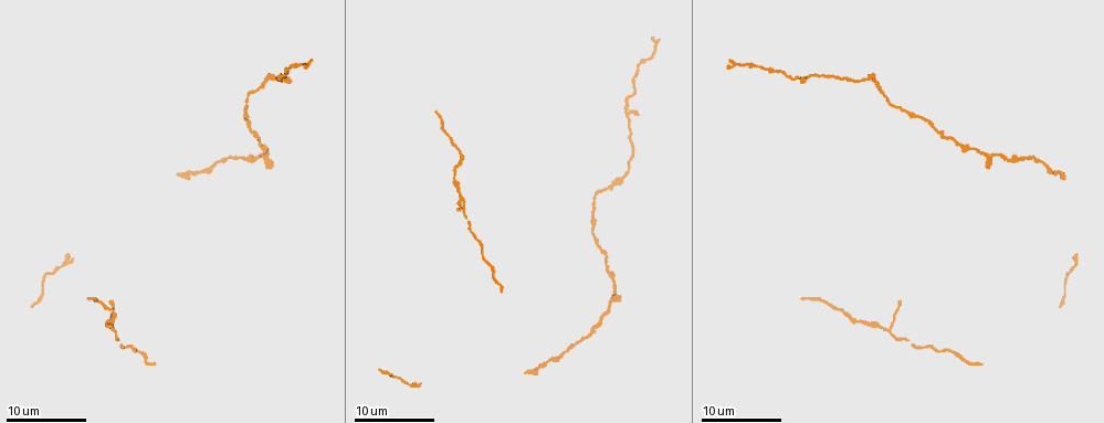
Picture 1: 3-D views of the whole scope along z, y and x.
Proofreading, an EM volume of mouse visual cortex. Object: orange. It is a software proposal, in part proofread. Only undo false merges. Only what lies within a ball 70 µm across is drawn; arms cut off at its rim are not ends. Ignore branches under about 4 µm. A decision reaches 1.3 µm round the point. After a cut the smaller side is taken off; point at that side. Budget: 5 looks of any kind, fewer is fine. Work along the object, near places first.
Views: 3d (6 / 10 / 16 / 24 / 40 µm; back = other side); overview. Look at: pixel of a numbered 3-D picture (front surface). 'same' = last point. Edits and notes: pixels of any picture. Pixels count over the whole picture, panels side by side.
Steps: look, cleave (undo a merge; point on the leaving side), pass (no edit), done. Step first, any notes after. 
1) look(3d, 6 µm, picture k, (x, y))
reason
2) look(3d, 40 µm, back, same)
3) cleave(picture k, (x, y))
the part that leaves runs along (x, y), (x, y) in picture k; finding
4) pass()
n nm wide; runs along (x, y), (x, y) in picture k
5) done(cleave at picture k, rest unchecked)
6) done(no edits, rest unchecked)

look(3d, 16 µm, picture 1, (875, 85))
sudden change in width

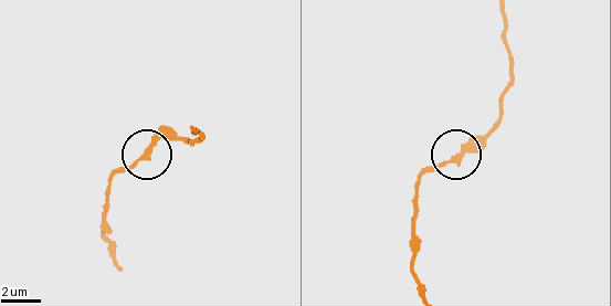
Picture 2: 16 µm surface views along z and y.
pass()
runs along (120, 265), (103, 236), (107, 186), (160, 141), (178, 136) in picture 2; all the same neuron

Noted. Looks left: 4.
look(3d, 6 µm, picture 1, (789, 75))
calibre changes

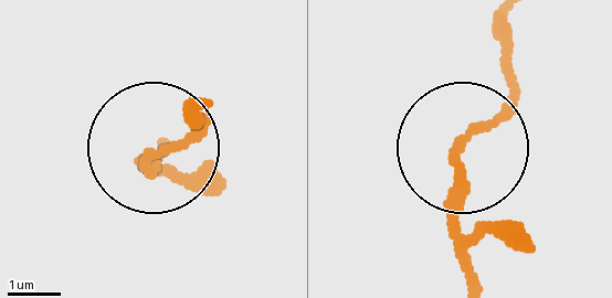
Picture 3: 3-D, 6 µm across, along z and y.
look(3d, 6 µm, back, picture 3, (456, 156))

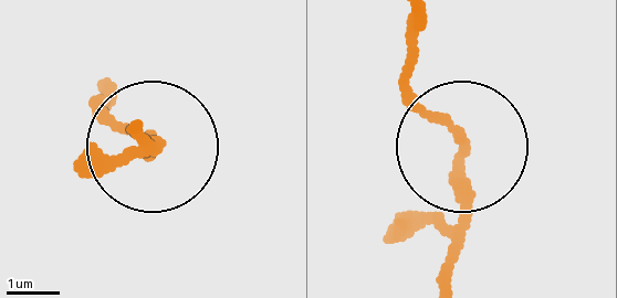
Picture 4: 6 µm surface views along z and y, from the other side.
pass()
runs along (439, 283), (466, 165), (417, 98), (412, 63) in picture 4; one neuron here

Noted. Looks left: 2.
look(3d, 16 µm, picture 1, (961, 143))
thick turns thin

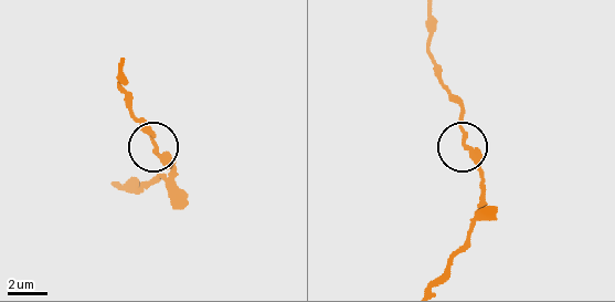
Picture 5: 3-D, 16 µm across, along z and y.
look(3d, 6 µm, picture 5, (464, 143))

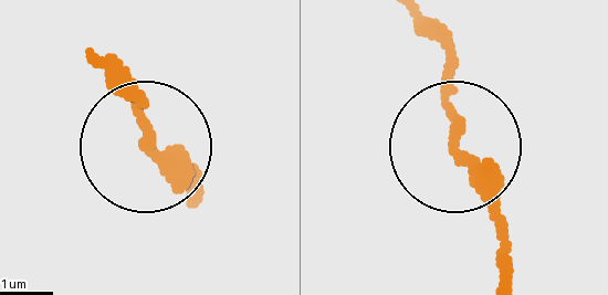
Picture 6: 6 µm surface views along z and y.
pass()
runs along (190, 196), (190, 169), (146, 130), (138, 82) in picture 6; all the same neuron

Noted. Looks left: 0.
done(no edits, rest unchecked)

